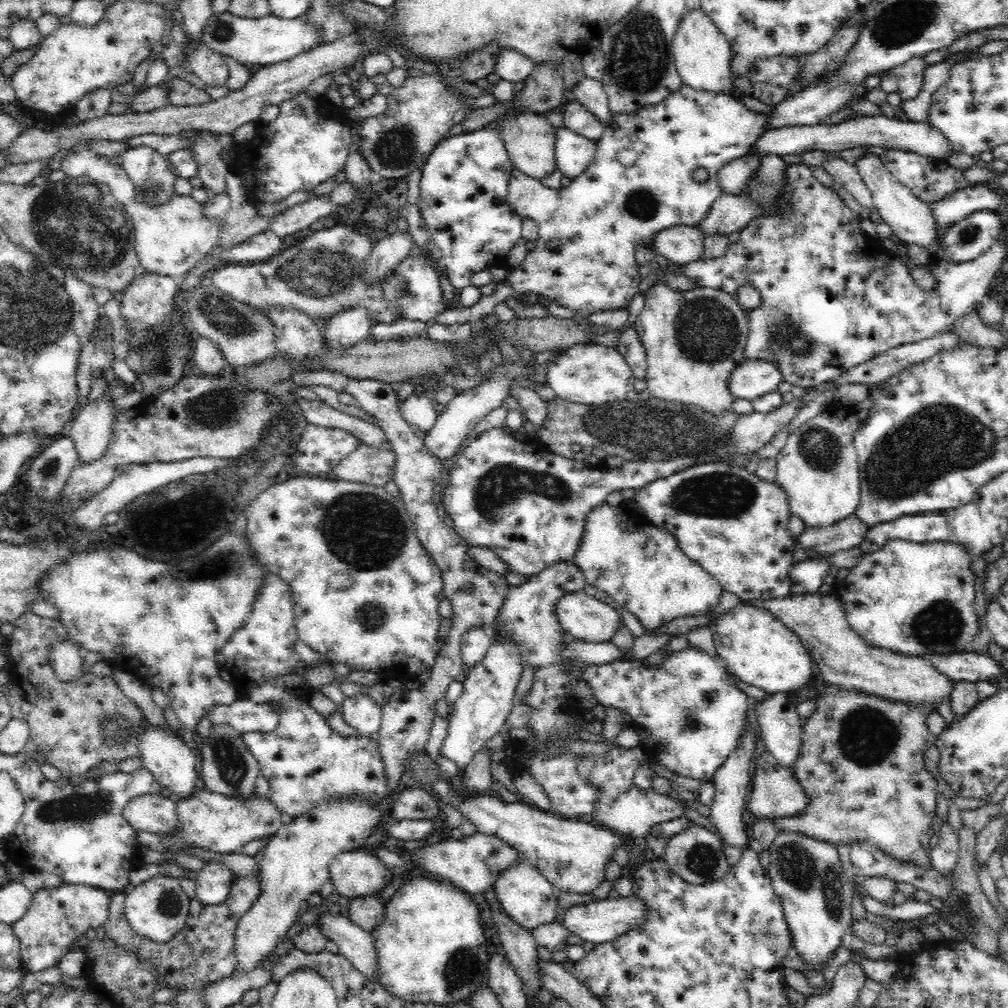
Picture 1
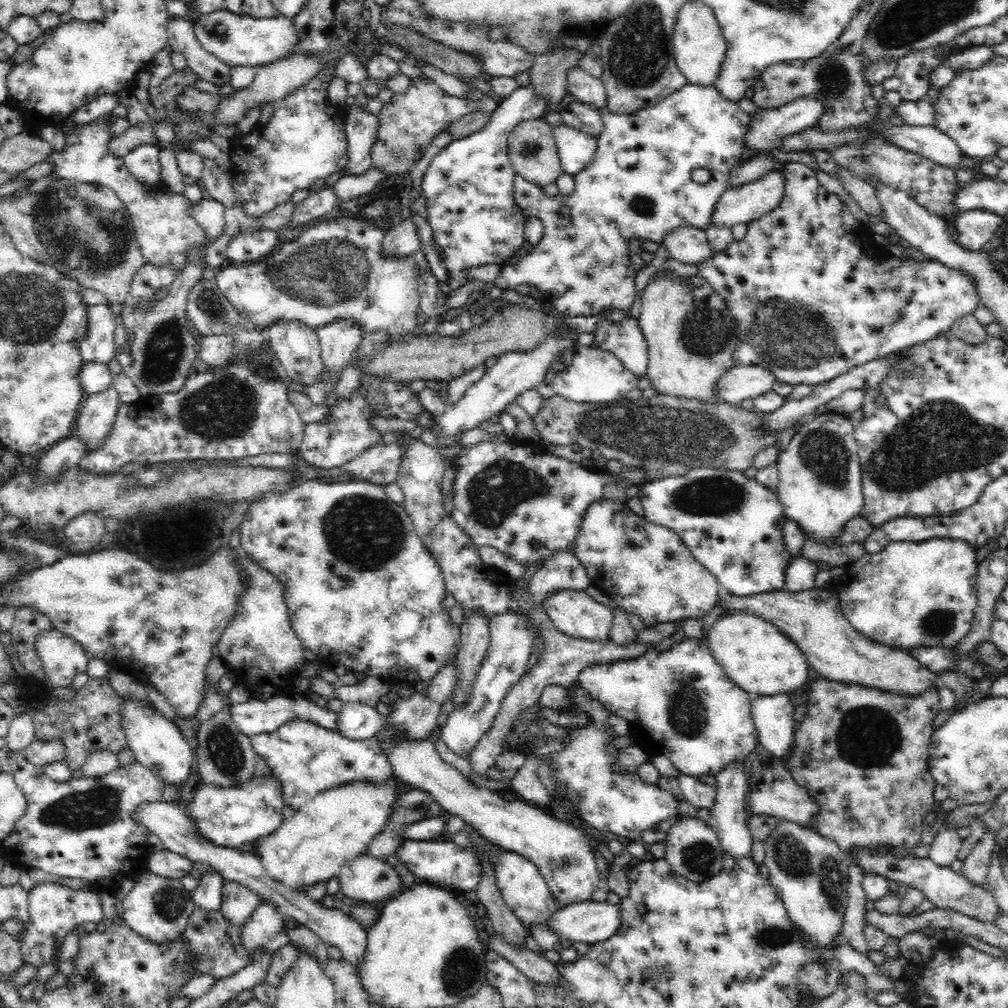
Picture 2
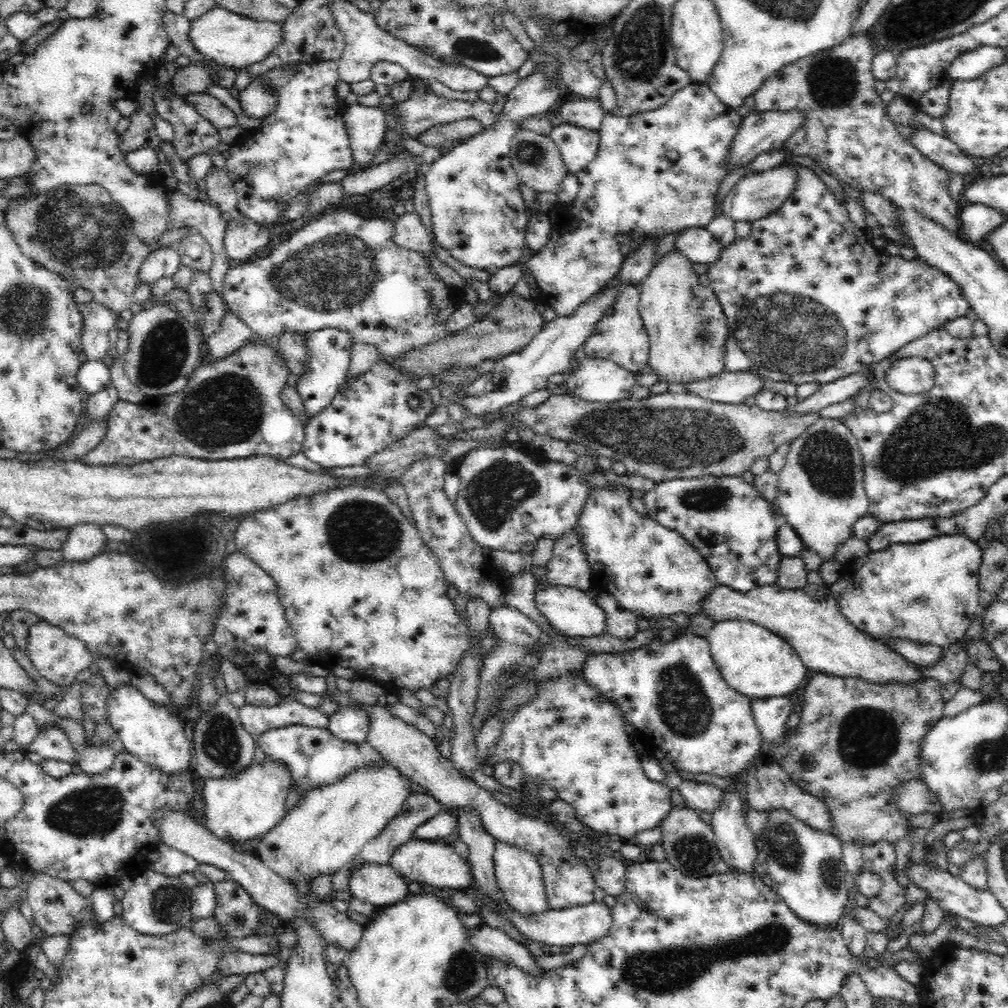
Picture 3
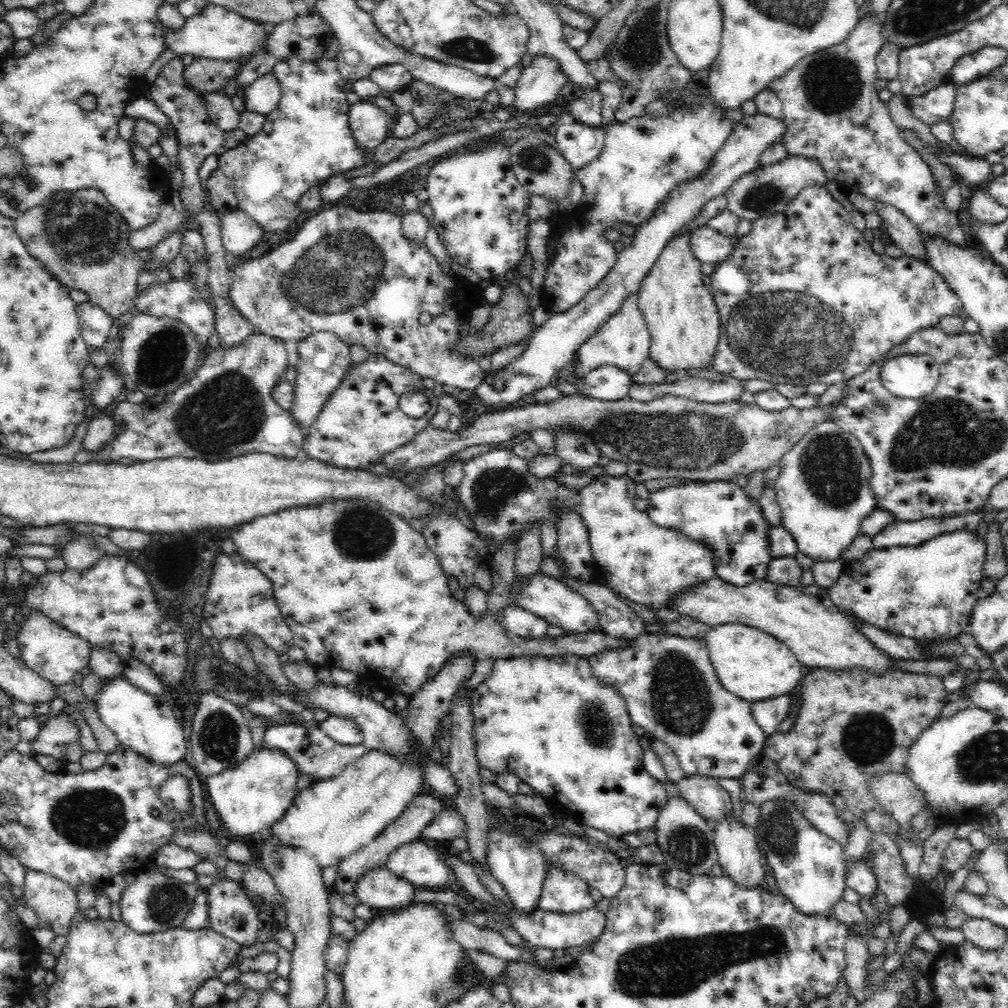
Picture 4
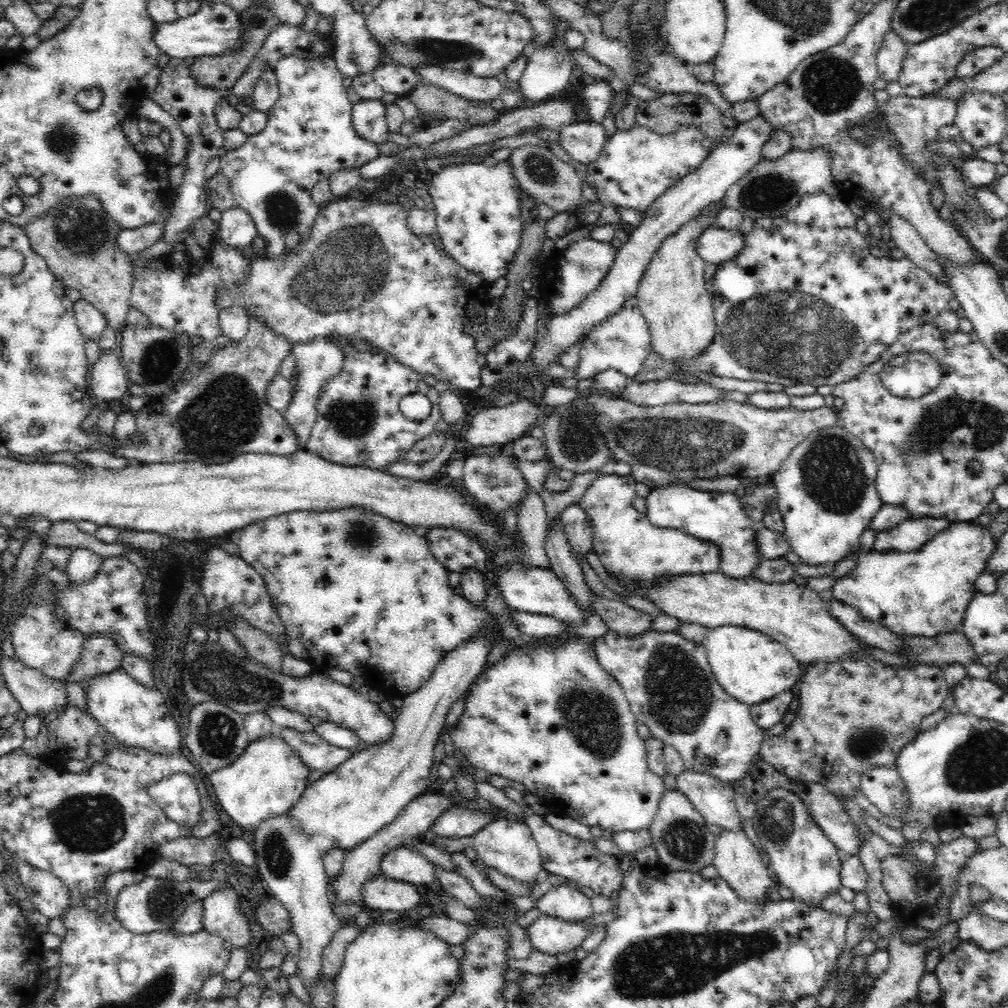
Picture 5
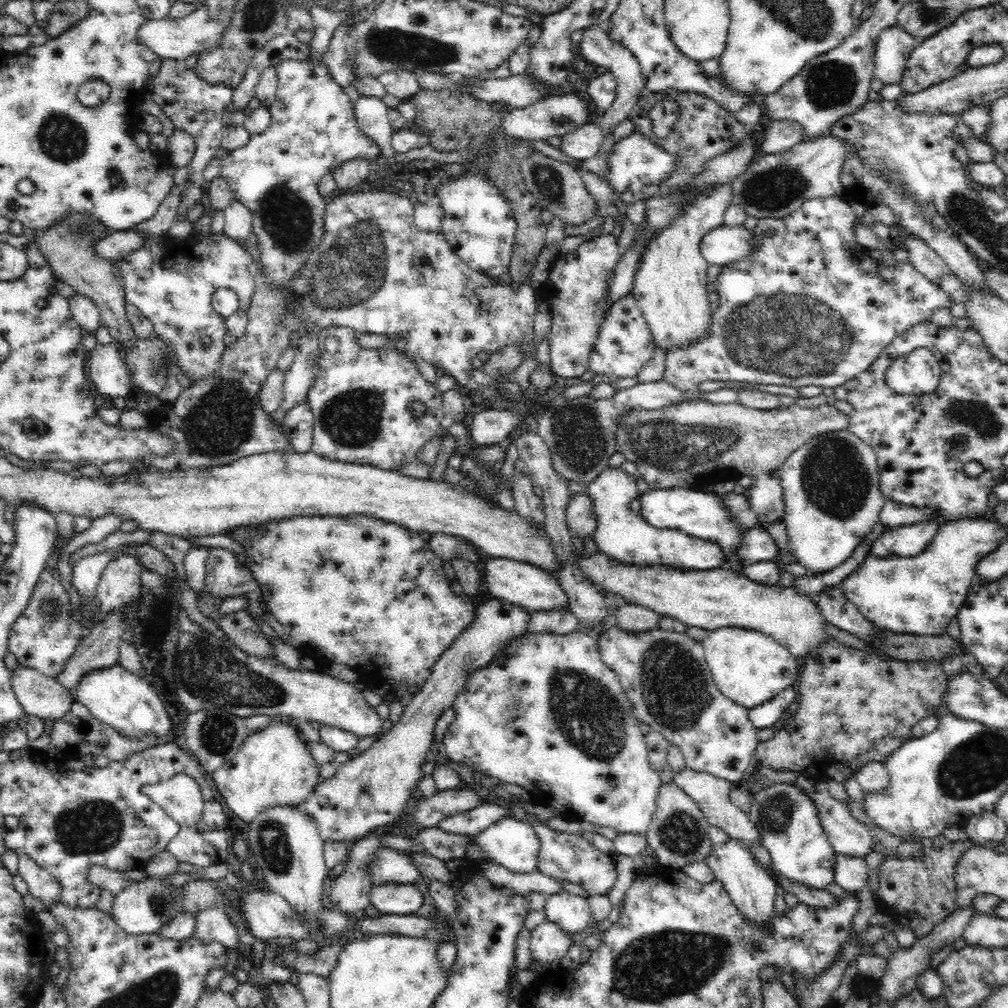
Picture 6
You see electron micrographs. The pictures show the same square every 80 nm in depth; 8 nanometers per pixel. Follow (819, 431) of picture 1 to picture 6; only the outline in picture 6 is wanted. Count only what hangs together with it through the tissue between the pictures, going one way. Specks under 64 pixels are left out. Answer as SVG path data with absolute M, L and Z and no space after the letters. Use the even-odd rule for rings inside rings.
M849 431L827 432L812 437L806 444L797 448L788 458L776 469L777 478L780 479L781 487L784 491L785 513L783 523L786 525L787 539L789 544L789 552L793 556L794 561L804 567L808 571L807 575L818 576L818 574L828 573L838 565L845 563L854 554L855 548L865 540L865 536L872 532L874 525L879 521L879 516L886 502L882 491L880 490L880 468L877 463L877 456L873 448L866 444L861 438Z

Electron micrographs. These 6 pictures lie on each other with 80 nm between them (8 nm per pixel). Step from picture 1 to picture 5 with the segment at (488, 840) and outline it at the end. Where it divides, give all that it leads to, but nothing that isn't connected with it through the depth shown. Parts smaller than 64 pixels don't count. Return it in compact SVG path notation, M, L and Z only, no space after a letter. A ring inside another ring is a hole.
M400 846L382 858L379 874L421 888L434 880L435 868L416 848Z

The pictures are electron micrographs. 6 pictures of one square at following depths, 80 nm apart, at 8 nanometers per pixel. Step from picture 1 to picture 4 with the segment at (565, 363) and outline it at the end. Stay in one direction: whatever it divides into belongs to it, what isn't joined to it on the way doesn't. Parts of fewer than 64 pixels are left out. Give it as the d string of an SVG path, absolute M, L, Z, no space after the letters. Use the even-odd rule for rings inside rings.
M604 365L576 382L581 395L598 400L620 400L628 395L632 378L618 367Z

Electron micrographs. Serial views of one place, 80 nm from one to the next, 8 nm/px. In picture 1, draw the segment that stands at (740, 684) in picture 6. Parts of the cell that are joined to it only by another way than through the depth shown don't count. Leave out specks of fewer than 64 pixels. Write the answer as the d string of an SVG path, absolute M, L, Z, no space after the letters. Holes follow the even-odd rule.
M742 604L708 625L714 648L726 671L736 680L756 686L768 695L787 693L812 680L814 664L811 654L794 632L781 624L771 612Z

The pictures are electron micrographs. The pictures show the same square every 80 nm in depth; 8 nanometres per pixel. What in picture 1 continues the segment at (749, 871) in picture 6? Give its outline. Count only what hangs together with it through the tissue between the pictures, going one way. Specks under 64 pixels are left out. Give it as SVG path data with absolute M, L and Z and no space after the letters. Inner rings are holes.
M753 708L748 712L748 727L743 732L737 747L730 753L730 756L724 761L724 764L715 772L710 781L715 788L713 803L710 807L709 822L716 827L720 840L728 846L738 848L741 852L750 849L748 833L746 833L746 823L742 821L742 812L746 805L746 796L748 796L748 787L751 784L750 763L754 759L754 748L756 748L756 726L757 721Z

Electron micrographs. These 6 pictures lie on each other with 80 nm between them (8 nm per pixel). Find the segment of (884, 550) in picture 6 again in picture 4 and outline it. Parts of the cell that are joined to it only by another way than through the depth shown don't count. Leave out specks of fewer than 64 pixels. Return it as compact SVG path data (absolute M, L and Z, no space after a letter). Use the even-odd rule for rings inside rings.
M983 508L975 513L965 513L964 516L959 517L896 521L873 537L873 548L884 550L890 547L915 547L946 532L959 530L975 532L982 517Z

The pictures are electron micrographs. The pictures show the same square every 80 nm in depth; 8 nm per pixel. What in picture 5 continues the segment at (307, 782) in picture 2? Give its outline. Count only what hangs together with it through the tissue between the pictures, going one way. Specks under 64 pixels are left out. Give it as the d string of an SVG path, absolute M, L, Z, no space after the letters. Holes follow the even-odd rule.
M284 728L277 729L276 735L283 738L283 742L291 746L311 770L331 773L344 763L344 760L351 758L350 749L328 744L328 741L324 741L316 732L303 733Z

